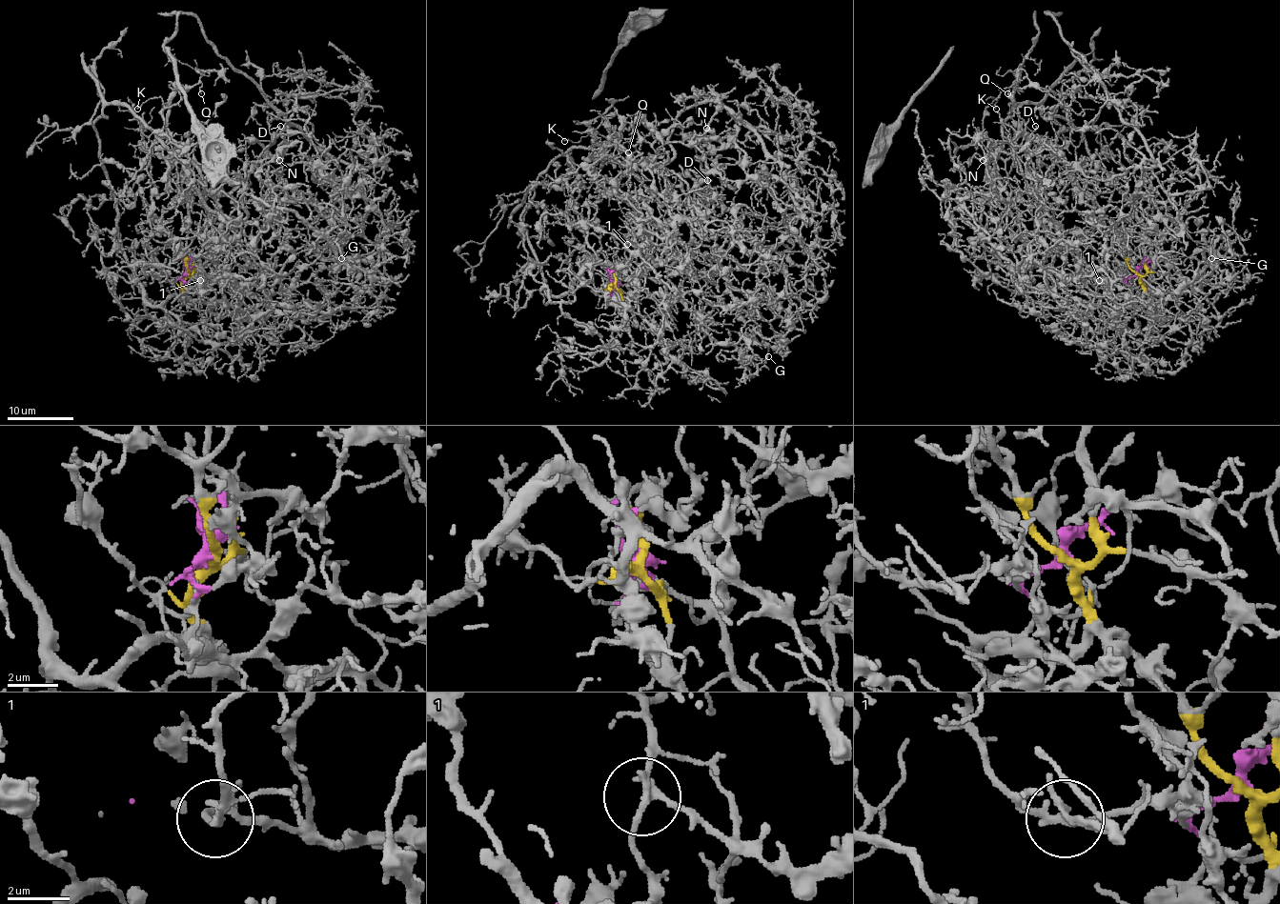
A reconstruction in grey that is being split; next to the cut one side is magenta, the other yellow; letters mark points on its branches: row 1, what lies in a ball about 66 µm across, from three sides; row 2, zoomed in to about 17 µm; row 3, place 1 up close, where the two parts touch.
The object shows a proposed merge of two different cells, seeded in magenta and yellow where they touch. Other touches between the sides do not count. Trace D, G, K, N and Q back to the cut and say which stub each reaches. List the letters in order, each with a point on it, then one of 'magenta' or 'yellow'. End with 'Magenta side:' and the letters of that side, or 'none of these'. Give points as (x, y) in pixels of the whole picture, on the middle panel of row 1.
D: (707, 180) | yellow
G: (768, 356) | yellow
K: (564, 141) | magenta
N: (706, 128) | yellow
Q: (628, 152) | magenta
Magenta side: K, Q

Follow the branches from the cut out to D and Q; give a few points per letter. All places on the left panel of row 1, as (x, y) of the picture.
D: (188, 273), (183, 300), (147, 247), (261, 315), (245, 193), (346, 217), (243, 199), (279, 126)
Q: (187, 273), (183, 280), (200, 280), (200, 257), (223, 217), (167, 126), (180, 84), (200, 82), (201, 94)

